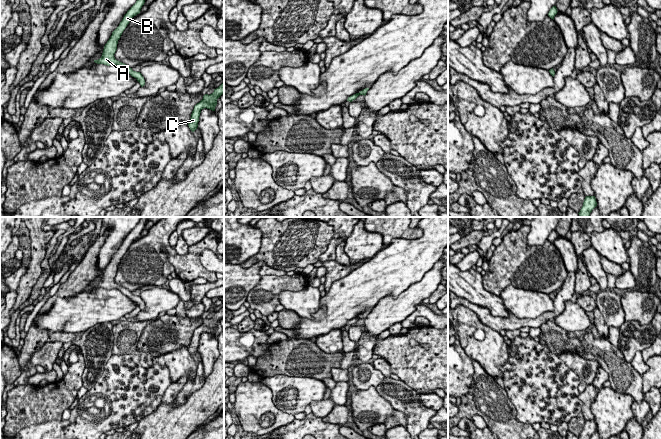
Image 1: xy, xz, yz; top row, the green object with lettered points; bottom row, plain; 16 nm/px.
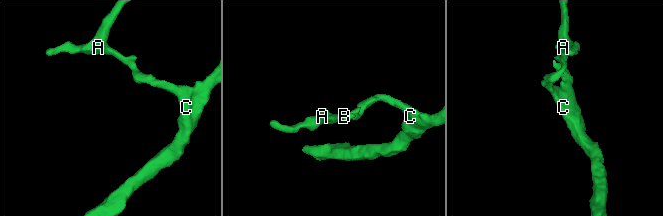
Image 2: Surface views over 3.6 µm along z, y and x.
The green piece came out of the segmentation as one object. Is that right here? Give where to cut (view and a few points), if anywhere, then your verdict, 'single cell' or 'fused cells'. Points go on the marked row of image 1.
no cut | single cell

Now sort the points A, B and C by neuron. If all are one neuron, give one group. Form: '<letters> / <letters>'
A B C

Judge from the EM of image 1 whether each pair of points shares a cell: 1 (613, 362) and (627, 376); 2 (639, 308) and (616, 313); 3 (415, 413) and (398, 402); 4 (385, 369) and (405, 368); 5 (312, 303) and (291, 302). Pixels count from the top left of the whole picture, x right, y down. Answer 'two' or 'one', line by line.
1: one
2: two
3: one
4: two
5: one

